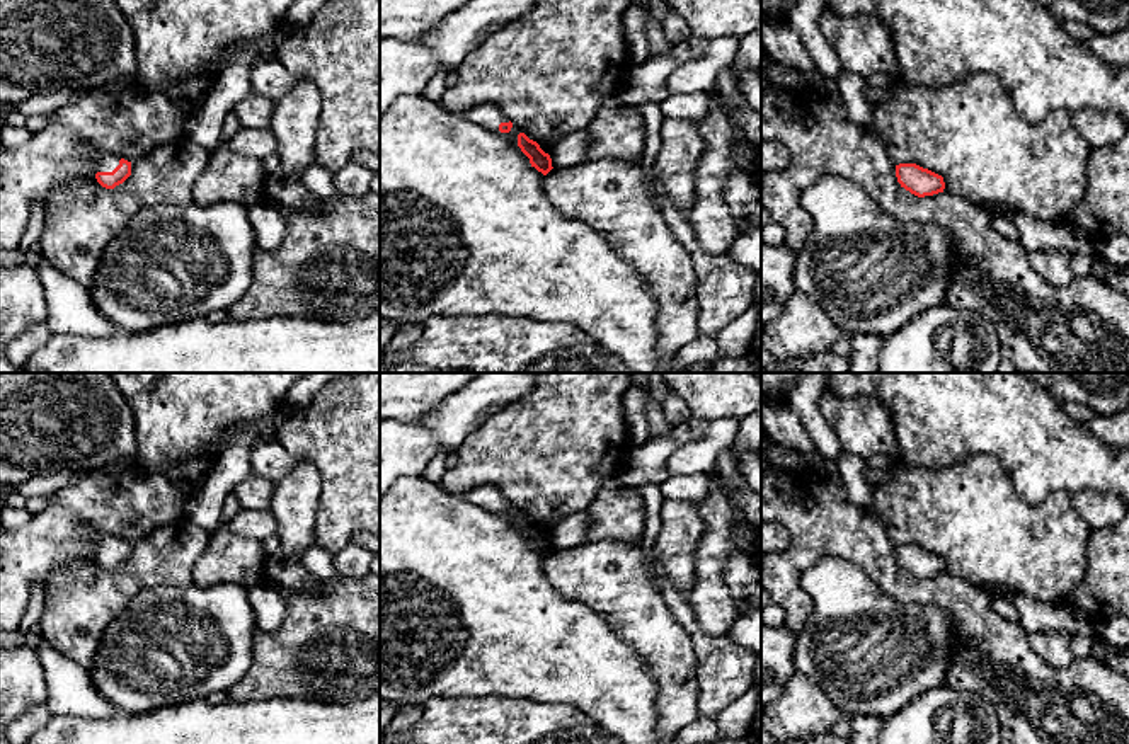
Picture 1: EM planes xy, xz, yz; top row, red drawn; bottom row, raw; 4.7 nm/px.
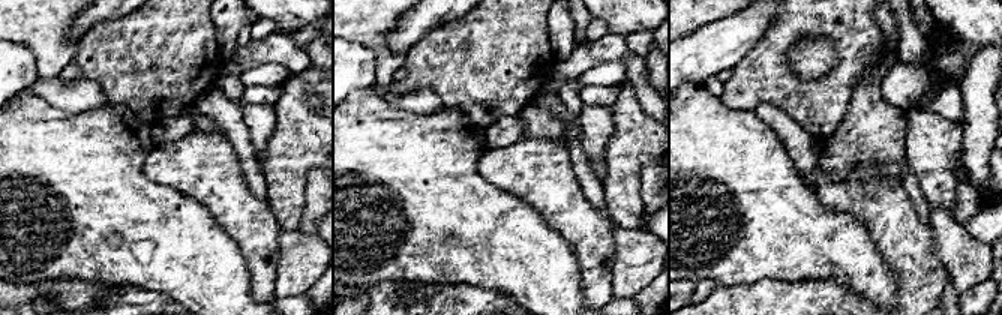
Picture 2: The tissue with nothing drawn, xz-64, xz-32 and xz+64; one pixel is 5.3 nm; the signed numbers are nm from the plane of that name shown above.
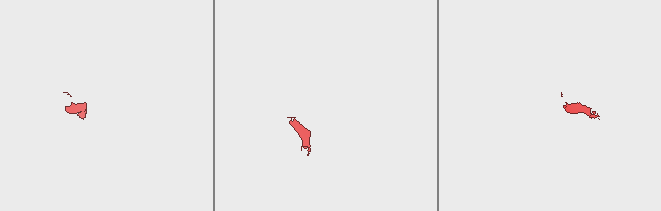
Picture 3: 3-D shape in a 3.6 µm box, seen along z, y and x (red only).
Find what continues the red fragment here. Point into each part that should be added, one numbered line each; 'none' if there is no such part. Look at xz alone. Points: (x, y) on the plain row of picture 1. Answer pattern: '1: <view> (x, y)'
1: xz (487, 497)

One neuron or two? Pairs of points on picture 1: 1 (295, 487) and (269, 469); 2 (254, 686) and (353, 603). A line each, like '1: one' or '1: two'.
1: two
2: one

